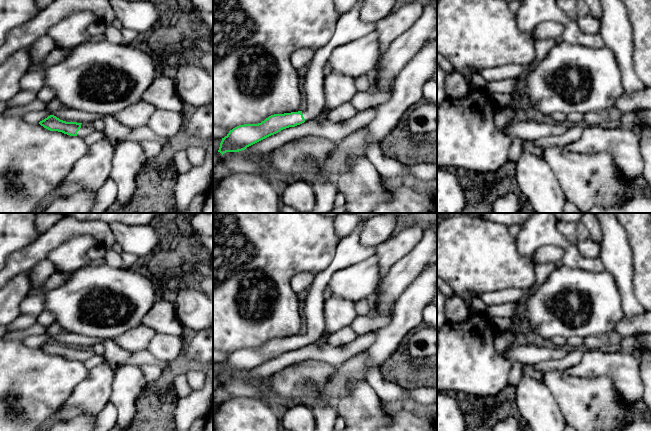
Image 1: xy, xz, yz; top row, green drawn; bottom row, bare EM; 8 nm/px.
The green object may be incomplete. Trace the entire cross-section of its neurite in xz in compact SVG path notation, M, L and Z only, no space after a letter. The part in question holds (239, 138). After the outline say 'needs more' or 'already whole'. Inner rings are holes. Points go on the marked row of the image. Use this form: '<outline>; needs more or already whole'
M358 0L357 3L346 13L340 16L333 37L322 48L315 51L314 57L307 66L307 71L304 76L304 106L301 111L274 114L266 118L264 121L258 124L244 124L239 125L222 138L218 152L222 155L226 152L239 152L245 150L247 147L271 136L283 129L289 127L295 127L319 116L325 107L325 95L324 95L324 79L325 73L328 70L328 60L332 51L338 46L345 45L351 41L355 41L358 38L364 37L366 34L374 32L376 30L376 24L374 22L364 22L360 17L360 8L364 0Z; needs more

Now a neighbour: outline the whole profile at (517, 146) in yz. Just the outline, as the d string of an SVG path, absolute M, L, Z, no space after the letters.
M514 137L510 141L510 148L508 151L508 162L516 162L519 159L520 154L525 149L524 141L521 138Z

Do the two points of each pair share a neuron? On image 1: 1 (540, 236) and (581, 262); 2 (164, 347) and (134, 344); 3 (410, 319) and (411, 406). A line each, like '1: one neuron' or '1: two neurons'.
1: one neuron
2: one neuron
3: two neurons

